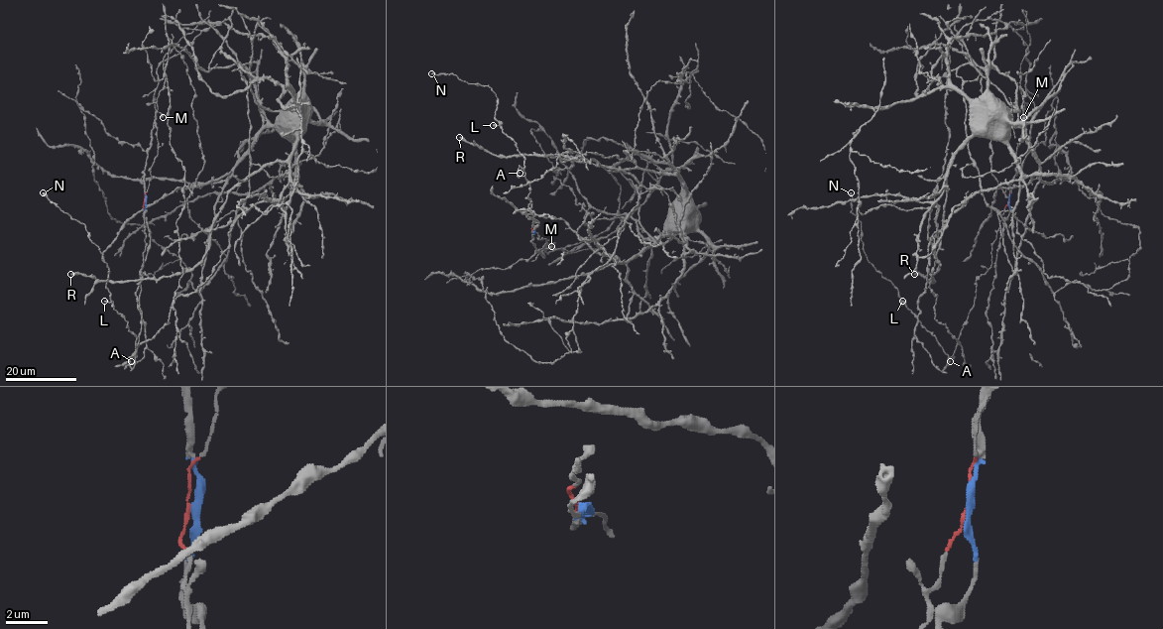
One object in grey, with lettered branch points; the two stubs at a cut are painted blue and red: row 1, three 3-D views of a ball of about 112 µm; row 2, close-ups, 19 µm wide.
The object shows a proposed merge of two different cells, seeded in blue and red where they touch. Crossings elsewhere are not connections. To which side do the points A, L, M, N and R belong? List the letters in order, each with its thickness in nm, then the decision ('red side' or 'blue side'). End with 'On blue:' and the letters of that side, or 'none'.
A: calibre 340 nm; red side
L: calibre 360 nm; red side
M: calibre 480 nm; red side
N: calibre 480 nm; red side
R: calibre 400 nm; blue side
On blue: R

